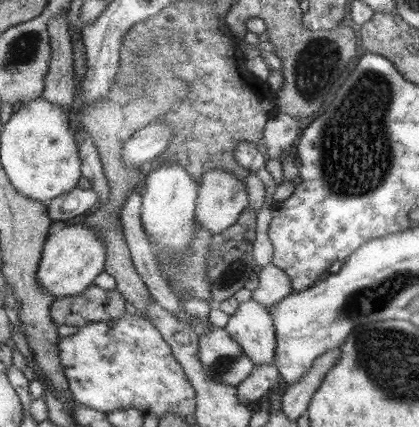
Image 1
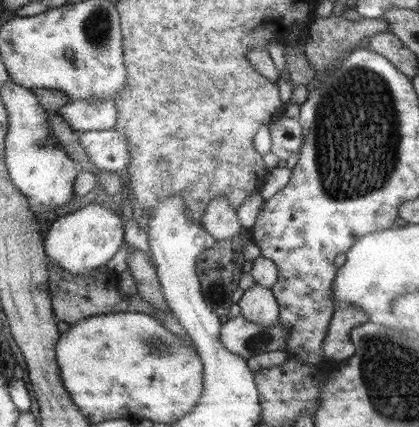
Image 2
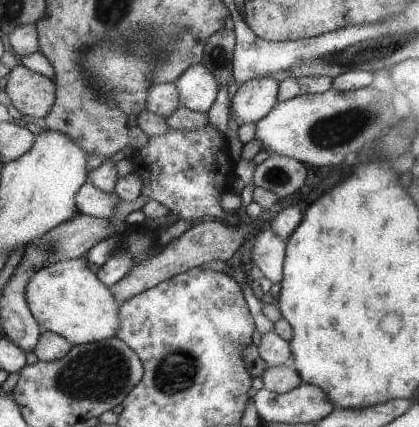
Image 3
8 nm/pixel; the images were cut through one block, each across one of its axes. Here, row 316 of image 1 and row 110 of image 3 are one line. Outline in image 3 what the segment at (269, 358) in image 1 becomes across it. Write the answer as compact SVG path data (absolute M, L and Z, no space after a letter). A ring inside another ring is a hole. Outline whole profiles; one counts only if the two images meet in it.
M269 76L245 80L231 98L229 120L237 126L257 124L277 104L277 92L279 84Z

